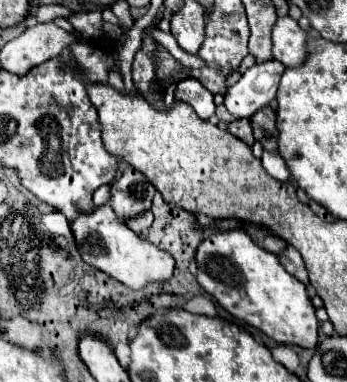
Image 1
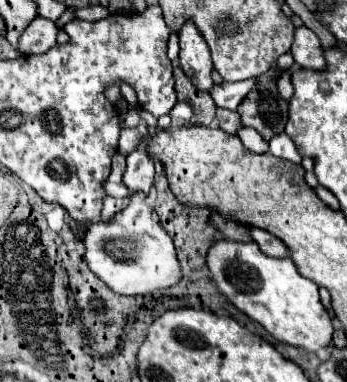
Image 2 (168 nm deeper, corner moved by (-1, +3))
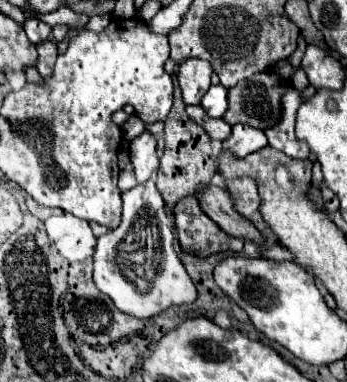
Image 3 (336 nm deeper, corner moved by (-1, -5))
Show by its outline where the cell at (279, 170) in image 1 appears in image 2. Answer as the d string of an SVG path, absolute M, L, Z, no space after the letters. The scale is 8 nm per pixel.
M285 132L273 136L273 140L269 140L269 144L271 144L269 152L273 156L283 158L283 160L289 160L289 162L295 162L295 164L301 164L301 154L299 154L297 146L293 144L293 140Z

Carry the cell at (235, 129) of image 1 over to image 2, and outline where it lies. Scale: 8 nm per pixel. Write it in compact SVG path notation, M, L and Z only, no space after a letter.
M217 108L217 120L219 120L219 128L225 130L225 132L229 132L229 134L237 134L237 130L241 128L239 114L233 112L233 110Z

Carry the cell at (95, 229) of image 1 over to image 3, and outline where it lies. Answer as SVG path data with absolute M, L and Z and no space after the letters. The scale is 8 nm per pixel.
M151 180L123 192L123 220L115 230L97 238L93 254L93 280L121 312L135 318L153 318L173 304L191 304L197 298L197 290L173 248L171 224Z

